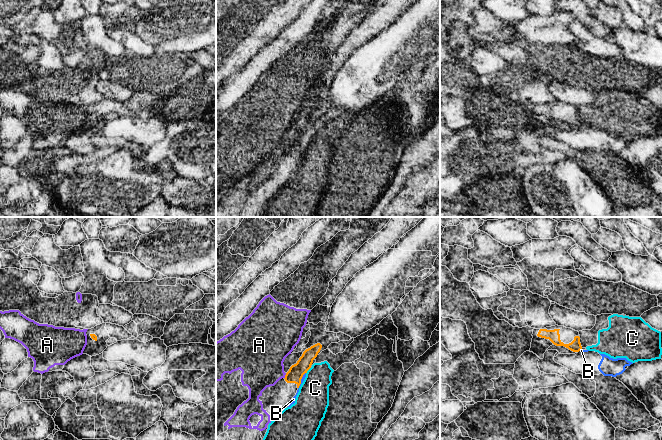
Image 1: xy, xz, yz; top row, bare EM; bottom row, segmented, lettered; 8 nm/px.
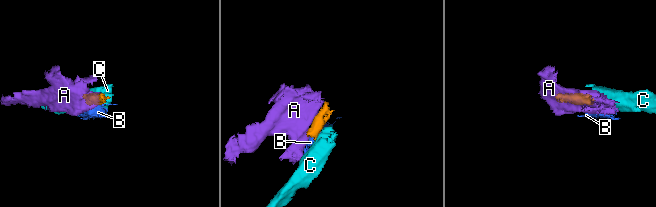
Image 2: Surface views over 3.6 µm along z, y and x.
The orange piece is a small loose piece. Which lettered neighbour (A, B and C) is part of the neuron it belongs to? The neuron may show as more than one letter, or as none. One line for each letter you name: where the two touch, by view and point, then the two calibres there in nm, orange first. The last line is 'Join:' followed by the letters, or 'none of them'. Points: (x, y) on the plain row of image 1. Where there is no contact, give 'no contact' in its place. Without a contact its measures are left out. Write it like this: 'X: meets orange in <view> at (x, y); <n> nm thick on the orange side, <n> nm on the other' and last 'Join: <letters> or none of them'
Join: none of them

